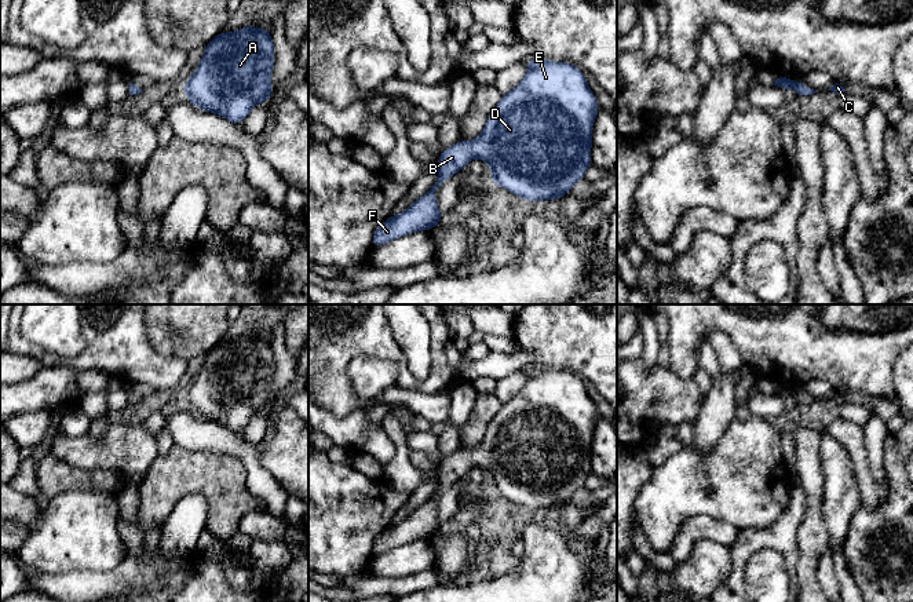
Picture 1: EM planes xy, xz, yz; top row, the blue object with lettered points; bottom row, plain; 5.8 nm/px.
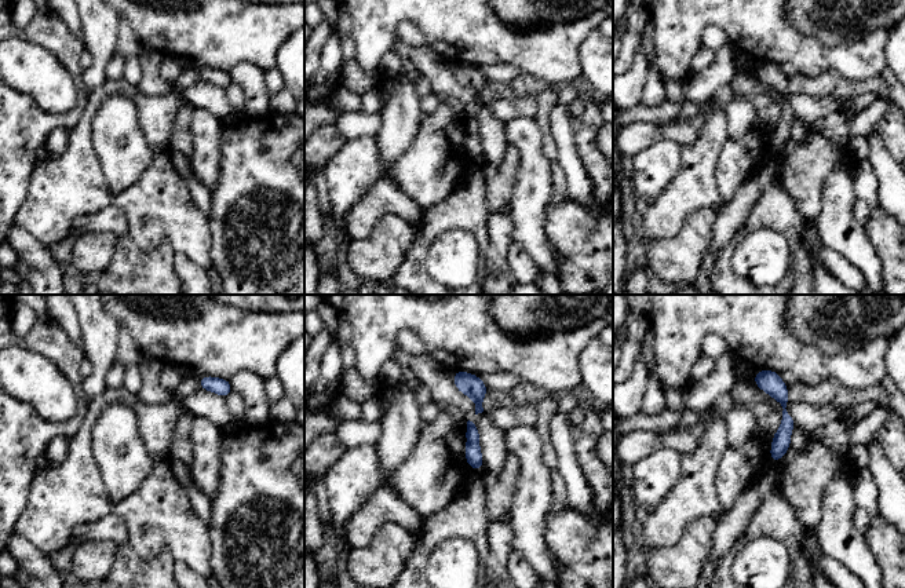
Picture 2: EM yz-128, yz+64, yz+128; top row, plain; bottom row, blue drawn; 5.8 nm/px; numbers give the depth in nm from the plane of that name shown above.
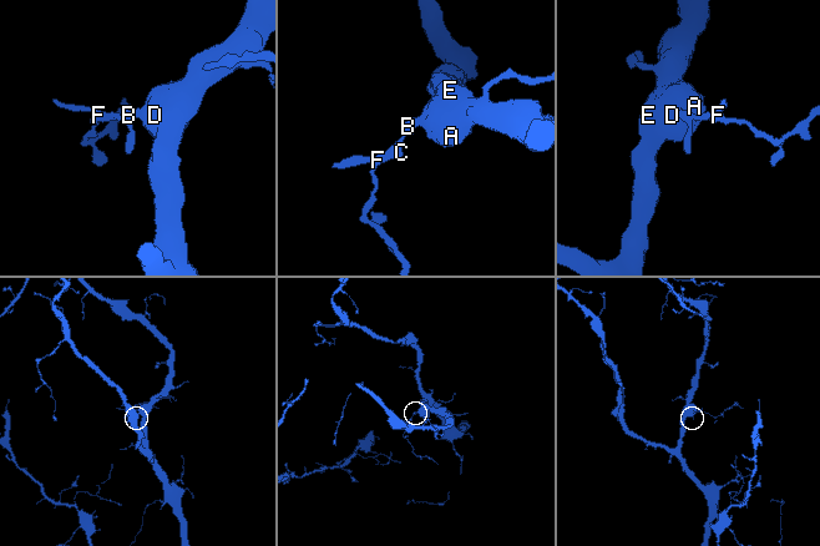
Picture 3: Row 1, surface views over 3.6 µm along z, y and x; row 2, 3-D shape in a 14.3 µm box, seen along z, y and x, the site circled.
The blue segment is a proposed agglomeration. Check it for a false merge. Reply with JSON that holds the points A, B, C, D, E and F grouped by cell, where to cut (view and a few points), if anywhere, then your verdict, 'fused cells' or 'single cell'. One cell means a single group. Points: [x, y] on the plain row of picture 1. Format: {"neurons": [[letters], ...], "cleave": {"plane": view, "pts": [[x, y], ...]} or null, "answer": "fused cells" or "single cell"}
{"neurons": [["A", "B", "C", "D", "E", "F"]], "cleave": null, "answer": "single cell"}

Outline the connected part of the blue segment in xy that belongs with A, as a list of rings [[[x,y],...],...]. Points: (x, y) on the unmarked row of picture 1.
[[[252,336],[219,342],[204,355],[204,365],[183,393],[186,406],[198,417],[220,423],[233,433],[242,431],[249,420],[273,404],[271,383],[275,369],[270,339]]]

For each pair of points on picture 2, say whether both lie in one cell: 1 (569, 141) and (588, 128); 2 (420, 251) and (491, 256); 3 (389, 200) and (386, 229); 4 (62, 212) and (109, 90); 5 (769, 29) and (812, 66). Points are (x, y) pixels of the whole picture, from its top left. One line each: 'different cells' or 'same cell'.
1: different cells
2: different cells
3: different cells
4: same cell
5: same cell

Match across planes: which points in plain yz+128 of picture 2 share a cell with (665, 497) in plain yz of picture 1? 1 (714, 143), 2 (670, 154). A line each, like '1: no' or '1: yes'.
1: no
2: yes

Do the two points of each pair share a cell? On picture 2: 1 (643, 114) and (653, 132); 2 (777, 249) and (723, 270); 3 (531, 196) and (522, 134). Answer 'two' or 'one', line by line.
1: two
2: two
3: one

